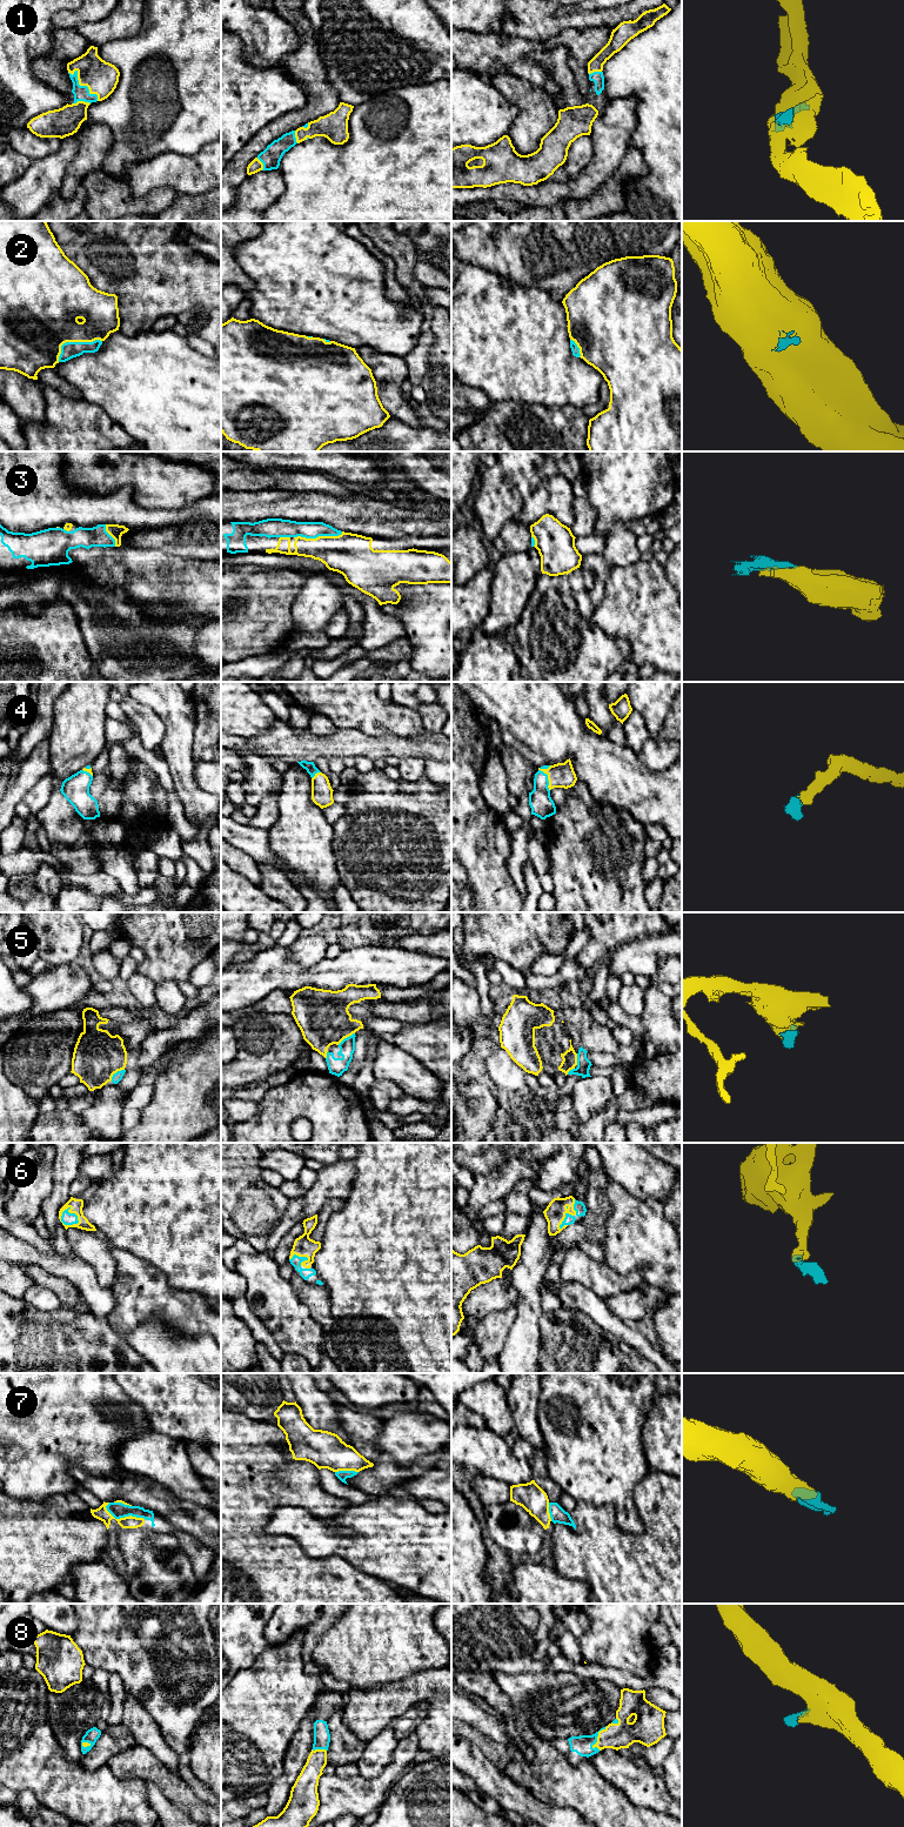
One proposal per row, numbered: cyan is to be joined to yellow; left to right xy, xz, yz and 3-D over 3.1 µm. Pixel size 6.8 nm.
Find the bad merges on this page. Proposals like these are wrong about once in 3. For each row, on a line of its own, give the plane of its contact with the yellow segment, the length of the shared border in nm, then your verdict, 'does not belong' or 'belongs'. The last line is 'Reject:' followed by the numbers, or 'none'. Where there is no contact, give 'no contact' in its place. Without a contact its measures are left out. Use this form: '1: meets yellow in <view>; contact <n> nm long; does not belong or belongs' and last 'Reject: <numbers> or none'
1: meets yellow in xy; contact 280 nm long; belongs
2: meets yellow in xy; contact 340 nm long; belongs
3: meets yellow in xz; contact 340 nm long; belongs
4: meets yellow in yz; contact 180 nm long; belongs
5: meets yellow in xy; contact 120 nm long; belongs
6: meets yellow in xy; contact 140 nm long; belongs
7: meets yellow in xy; contact 300 nm long; belongs
8: meets yellow in yz; contact 190 nm long; belongs
Reject: none

